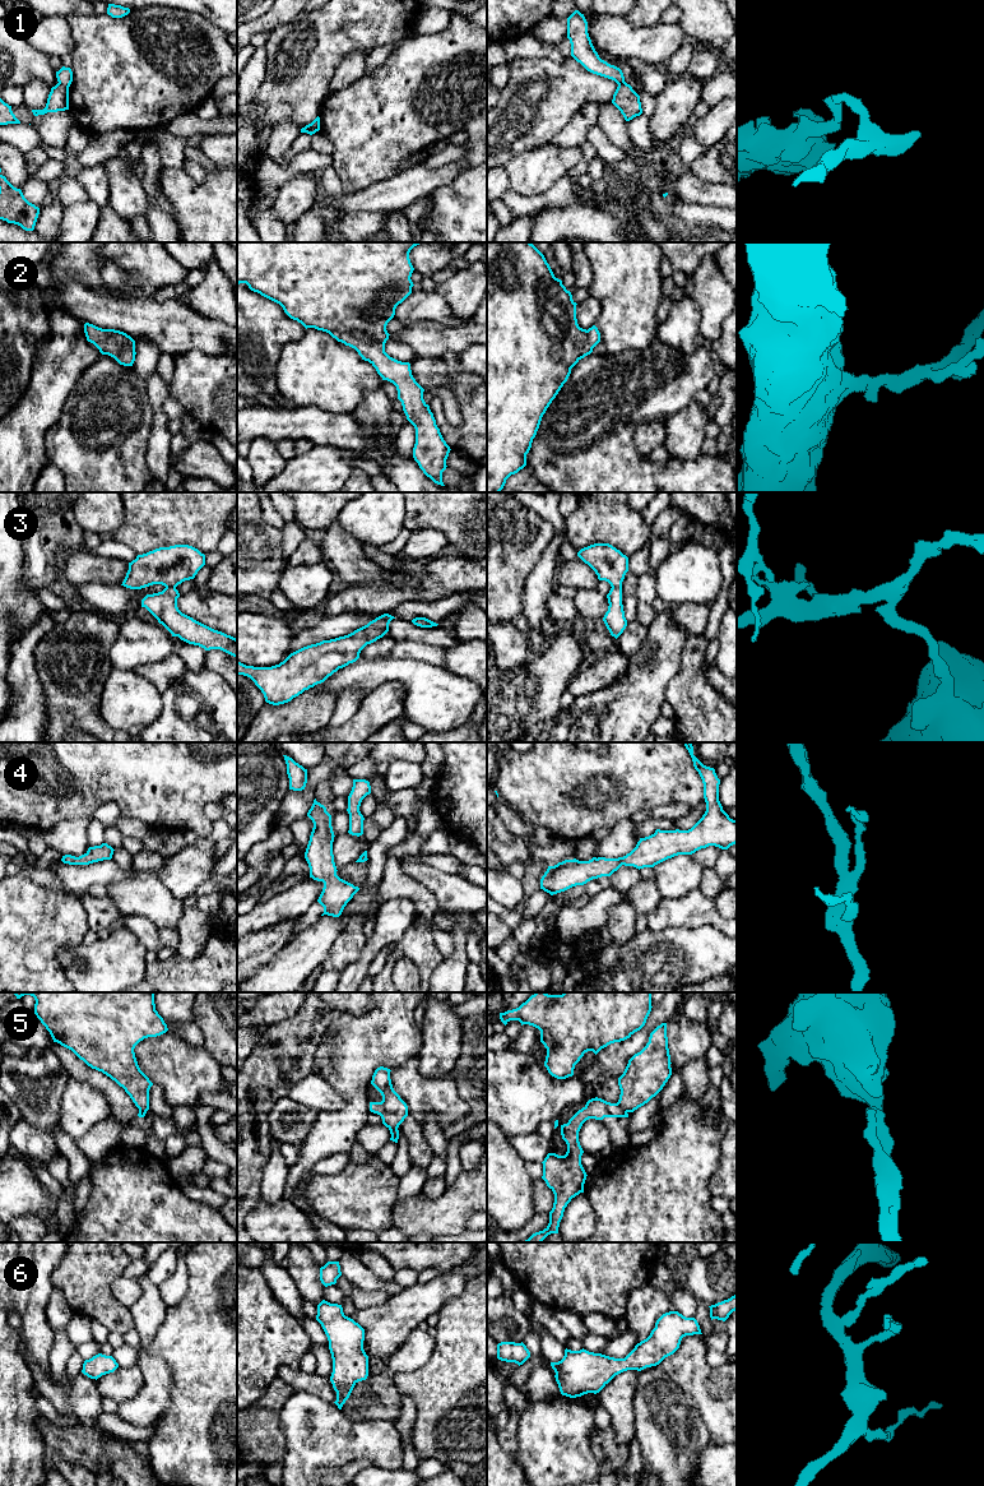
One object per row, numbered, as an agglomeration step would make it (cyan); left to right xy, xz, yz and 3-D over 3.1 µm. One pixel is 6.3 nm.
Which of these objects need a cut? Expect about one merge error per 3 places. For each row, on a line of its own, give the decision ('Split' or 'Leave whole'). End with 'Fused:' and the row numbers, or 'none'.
1: Split
2: Leave whole
3: Split
4: Leave whole
5: Split
6: Leave whole
Fused: 1, 3, 5

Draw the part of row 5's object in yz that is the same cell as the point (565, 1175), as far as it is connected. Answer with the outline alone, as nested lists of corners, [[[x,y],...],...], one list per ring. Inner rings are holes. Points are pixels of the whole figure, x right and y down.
[[[595,1097],[589,1100],[567,1124],[561,1125],[561,1135],[567,1144],[566,1154],[548,1153],[542,1162],[542,1179],[554,1194],[553,1208],[549,1212],[549,1223],[543,1231],[533,1233],[523,1242],[542,1242],[548,1235],[558,1233],[565,1208],[572,1198],[584,1193],[584,1184],[588,1176],[581,1165],[584,1151],[579,1142],[579,1131],[586,1120],[603,1120],[604,1117],[628,1117],[628,1114],[617,1103]]]

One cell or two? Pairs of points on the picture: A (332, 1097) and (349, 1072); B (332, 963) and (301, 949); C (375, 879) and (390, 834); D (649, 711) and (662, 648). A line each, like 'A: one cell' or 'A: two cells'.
A: two cells
B: two cells
C: one cell
D: one cell

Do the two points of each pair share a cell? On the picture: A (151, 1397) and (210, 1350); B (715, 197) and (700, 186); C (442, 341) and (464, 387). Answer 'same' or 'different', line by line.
A: different
B: same
C: different

